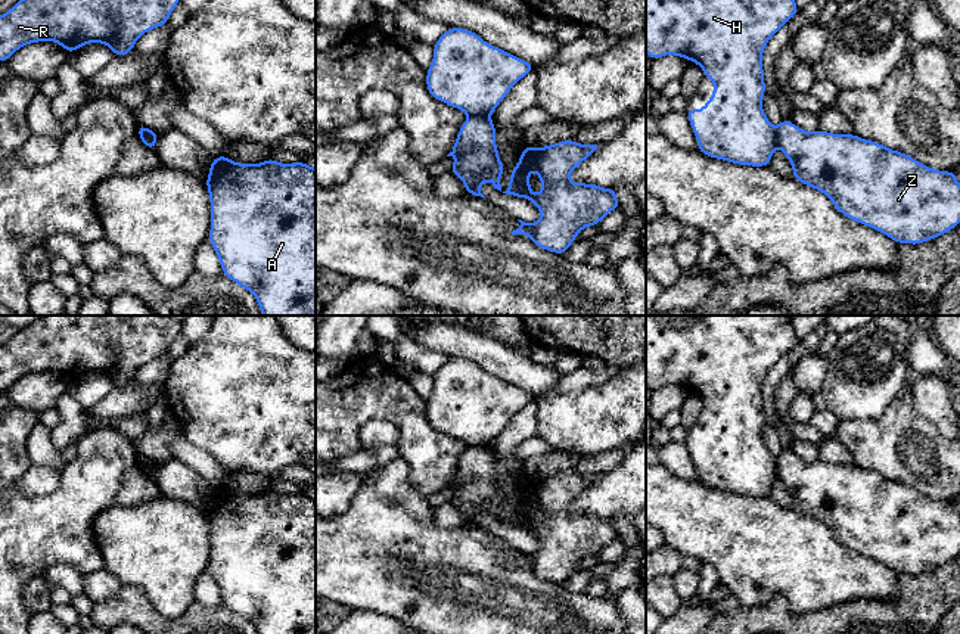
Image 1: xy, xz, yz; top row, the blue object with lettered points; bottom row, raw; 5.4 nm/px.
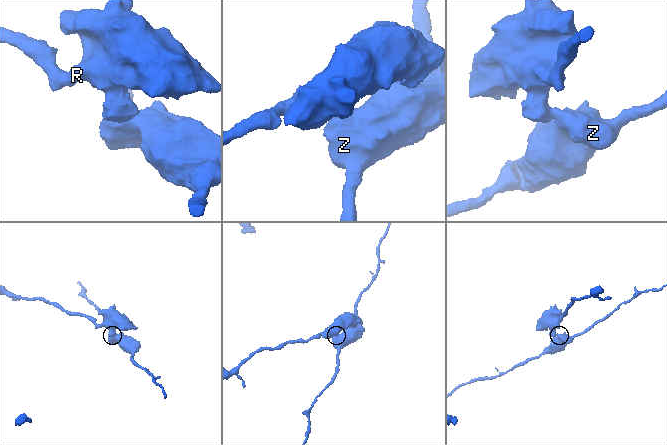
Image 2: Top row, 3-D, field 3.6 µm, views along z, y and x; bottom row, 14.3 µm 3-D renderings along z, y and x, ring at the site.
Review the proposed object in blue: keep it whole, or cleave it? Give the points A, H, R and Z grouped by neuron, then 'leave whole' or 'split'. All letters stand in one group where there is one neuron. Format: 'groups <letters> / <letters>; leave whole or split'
groups A Z / H R; split

